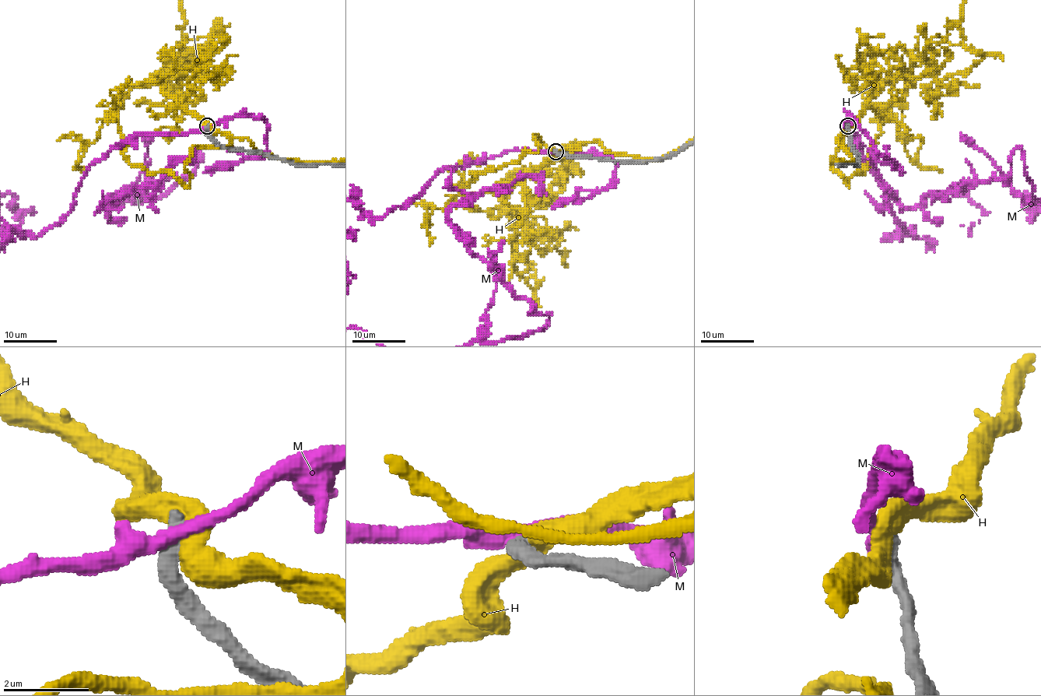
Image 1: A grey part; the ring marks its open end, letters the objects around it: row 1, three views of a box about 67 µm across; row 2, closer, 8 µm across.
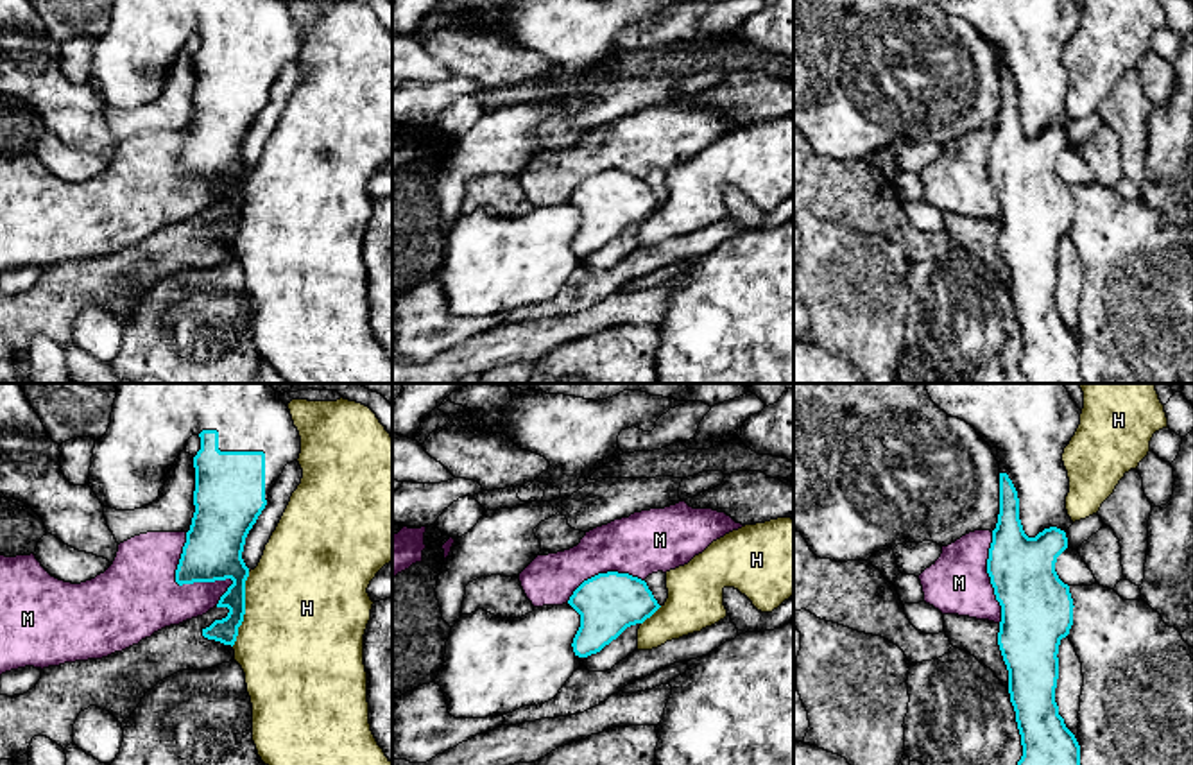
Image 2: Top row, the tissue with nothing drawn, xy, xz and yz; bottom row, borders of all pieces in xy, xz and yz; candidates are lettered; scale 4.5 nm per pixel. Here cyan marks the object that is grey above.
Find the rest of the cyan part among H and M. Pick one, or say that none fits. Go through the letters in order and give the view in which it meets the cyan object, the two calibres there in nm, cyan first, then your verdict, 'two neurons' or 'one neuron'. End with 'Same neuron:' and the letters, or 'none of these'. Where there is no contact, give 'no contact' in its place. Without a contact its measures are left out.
H: contact in xy; calibres 180 and 500 nm; two neurons
M: contact in xy; calibres 260 and 360 nm; two neurons
Same neuron: none of these

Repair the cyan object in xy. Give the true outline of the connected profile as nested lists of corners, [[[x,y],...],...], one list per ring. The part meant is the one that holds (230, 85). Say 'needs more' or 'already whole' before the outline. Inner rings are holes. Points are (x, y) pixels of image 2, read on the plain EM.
needs more; [[[115,0],[109,27],[95,39],[88,84],[104,106],[142,107],[158,99],[168,68],[192,34],[201,36],[201,48],[193,56],[195,111],[176,181],[233,179],[217,202],[229,208],[227,215],[202,228],[204,236],[233,245],[245,213],[245,136],[285,64],[301,52],[301,36],[288,5],[283,0]]]

